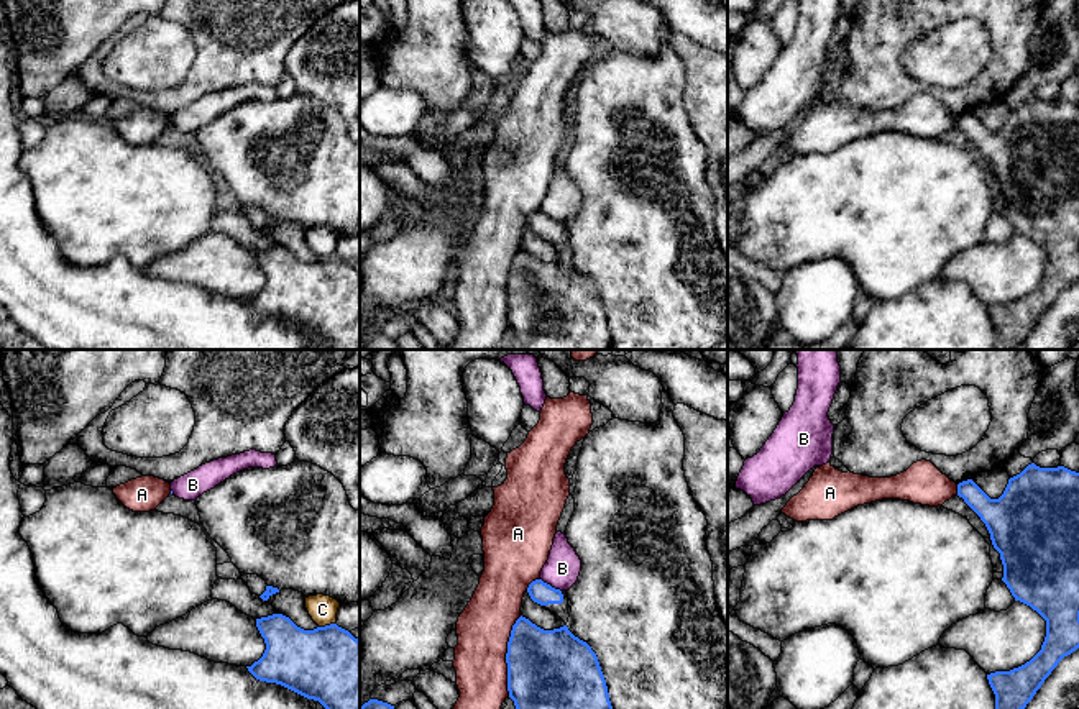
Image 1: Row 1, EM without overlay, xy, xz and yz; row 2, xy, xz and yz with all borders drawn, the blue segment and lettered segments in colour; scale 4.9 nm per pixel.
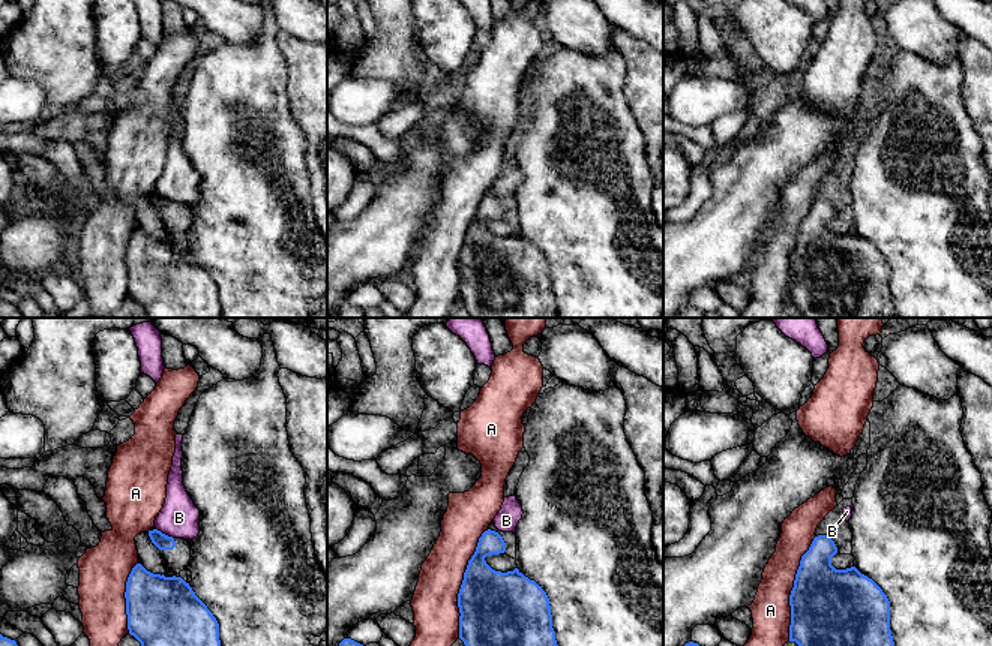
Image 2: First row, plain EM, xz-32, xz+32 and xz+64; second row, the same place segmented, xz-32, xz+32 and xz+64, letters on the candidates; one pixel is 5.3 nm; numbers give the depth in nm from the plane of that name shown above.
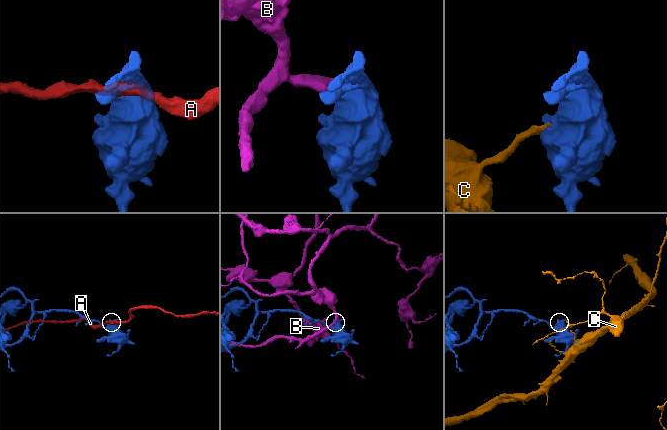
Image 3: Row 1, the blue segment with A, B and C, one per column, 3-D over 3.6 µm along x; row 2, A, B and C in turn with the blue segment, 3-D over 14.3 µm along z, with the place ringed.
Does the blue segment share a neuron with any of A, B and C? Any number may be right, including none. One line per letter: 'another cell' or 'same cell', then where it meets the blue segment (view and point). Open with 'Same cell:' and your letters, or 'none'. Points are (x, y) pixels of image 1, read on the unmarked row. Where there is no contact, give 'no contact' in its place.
Same cell: none
A: another cell; meets blue in xz at (506, 289)
B: another cell; meets blue in xz at (549, 217)
C: another cell; meets blue in xy at (327, 258)

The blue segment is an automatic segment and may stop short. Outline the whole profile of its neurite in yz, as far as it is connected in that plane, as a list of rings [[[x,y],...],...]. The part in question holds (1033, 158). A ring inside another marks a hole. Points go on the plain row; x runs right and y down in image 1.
[[[1031,95],[1008,112],[999,131],[990,131],[972,112],[957,117],[957,128],[985,156],[1003,197],[1002,213],[1015,233],[1030,238],[1046,253],[1045,274],[1030,294],[987,307],[995,327],[994,350],[1015,350],[1058,295],[1079,281],[1079,105]]]

